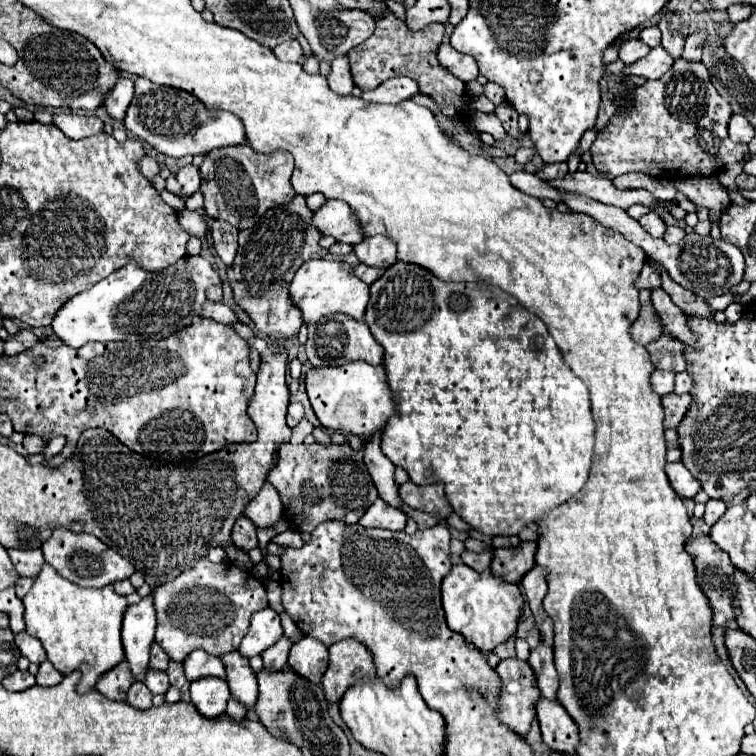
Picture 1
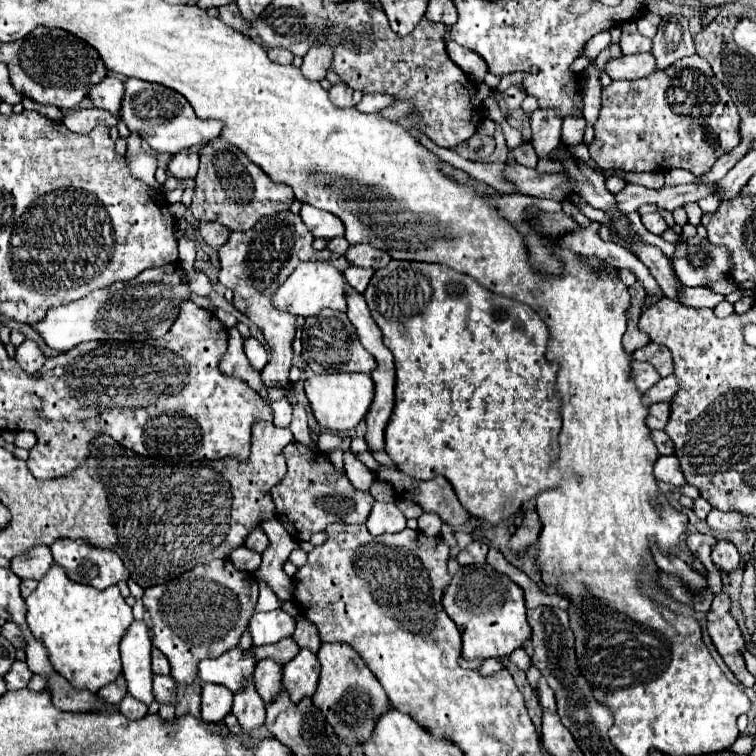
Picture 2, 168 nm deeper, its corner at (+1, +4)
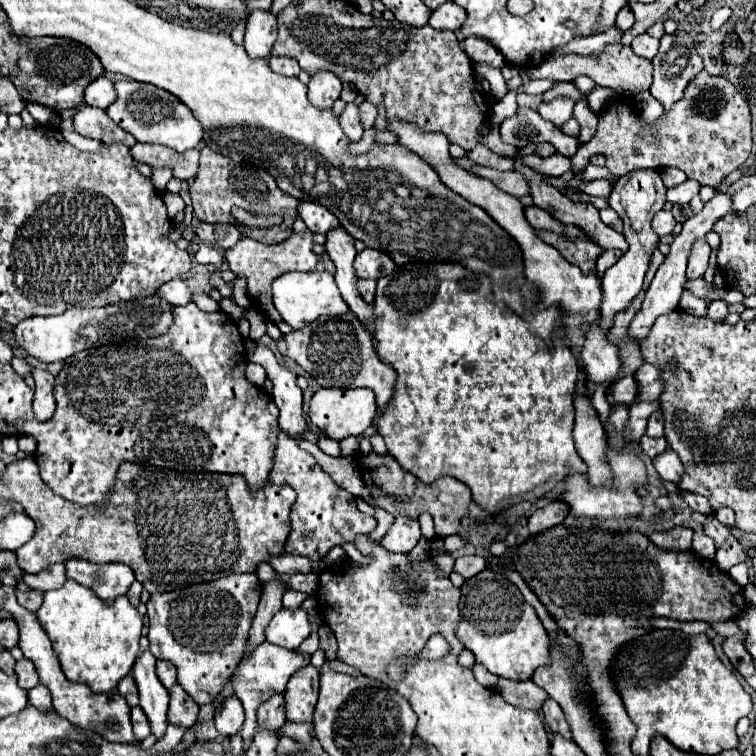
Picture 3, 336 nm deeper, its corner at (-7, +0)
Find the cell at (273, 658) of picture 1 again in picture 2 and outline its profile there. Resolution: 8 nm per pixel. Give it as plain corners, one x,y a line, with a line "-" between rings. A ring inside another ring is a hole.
270,658
260,660
254,670
254,686
260,698
270,704
276,698
276,692
282,692
282,666

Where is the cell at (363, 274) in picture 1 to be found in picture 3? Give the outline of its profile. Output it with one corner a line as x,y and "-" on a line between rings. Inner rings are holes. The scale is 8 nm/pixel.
370,278
360,280
358,282
358,290
364,296
364,300
368,300
372,304
374,302
374,292
376,292
376,280
370,280

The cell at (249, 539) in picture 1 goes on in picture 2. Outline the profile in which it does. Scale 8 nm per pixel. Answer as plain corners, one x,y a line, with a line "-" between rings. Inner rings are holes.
254,528
250,532
250,536
246,538
246,544
244,546
250,548
250,550
254,550
254,552
258,552
258,554
262,554
268,548
268,536
260,528

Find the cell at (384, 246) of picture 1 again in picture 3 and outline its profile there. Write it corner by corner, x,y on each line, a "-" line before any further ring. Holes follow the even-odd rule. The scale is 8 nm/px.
364,248
356,260
354,260
354,268
356,268
356,276
358,278
382,278
394,272
396,264
392,262
392,258
380,250
370,250

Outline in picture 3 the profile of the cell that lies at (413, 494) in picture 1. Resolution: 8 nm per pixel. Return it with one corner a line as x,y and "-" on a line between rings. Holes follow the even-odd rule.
374,452
356,456
356,464
358,464
358,470
360,470
366,486
368,486
368,476
370,476
370,482
372,482
370,496
374,498
374,502
378,502
390,514
394,514
394,516
404,514
404,516
418,518
422,512
428,512
434,518
434,528
436,528
438,538
446,538
450,534
460,532
462,518
468,514
468,506
472,502
470,488
466,484
462,484
450,476
438,478
432,484
424,484
424,482
408,476
392,456
380,456

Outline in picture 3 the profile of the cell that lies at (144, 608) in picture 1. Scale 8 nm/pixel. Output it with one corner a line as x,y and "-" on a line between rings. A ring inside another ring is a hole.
150,650
142,652
132,668
132,676
136,680
140,692
140,708
146,712
152,734
162,738
166,732
166,710
168,710
168,690
160,684
156,676
156,658

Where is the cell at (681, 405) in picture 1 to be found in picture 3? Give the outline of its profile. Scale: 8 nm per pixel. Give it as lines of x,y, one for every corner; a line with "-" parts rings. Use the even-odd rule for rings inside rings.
654,412
654,414
652,414
652,420
648,422
646,434
652,436
652,438
664,436
664,414
662,414
662,412

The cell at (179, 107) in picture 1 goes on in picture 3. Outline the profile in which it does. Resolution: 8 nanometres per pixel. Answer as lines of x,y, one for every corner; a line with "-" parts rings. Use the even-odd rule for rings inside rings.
120,80
114,82
118,100
106,110
108,116
120,124
126,132
132,132
138,142
150,142
150,144
162,144
168,148
174,148
176,152
186,152
196,148
202,142
204,128
194,118
192,110
180,102
174,94
144,84
144,82
132,82
132,80

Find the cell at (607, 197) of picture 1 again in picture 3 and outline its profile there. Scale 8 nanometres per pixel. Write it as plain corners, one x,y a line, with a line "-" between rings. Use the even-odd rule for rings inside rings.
478,168
476,174
482,176
482,178
488,178
500,190
504,190
504,192
508,192
512,196
520,196
522,198
522,196
530,194
530,184
528,184
528,180
524,178
522,172
516,172
516,170
500,172
500,170
494,170
494,168

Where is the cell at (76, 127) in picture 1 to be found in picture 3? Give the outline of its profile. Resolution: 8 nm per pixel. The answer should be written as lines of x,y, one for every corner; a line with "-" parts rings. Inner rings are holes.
80,106
76,116
74,116
74,128
78,134
90,138
90,136
100,136
98,140
106,140
110,138
110,142
122,142
126,146
134,146
136,138
132,134
128,134
126,130
122,130
120,126
116,126
116,122
112,118
108,118
108,114
100,108
92,108
92,106

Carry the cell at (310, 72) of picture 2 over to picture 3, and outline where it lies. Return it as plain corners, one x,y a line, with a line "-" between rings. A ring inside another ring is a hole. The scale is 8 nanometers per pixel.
318,70
308,82
308,100
320,108
332,108
334,100
340,96
342,82
336,74
328,70

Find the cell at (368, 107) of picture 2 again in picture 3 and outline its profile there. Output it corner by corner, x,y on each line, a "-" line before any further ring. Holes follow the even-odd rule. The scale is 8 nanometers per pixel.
362,102
360,104
360,116
362,116
362,126
372,128
374,120
378,118
378,108
372,102

